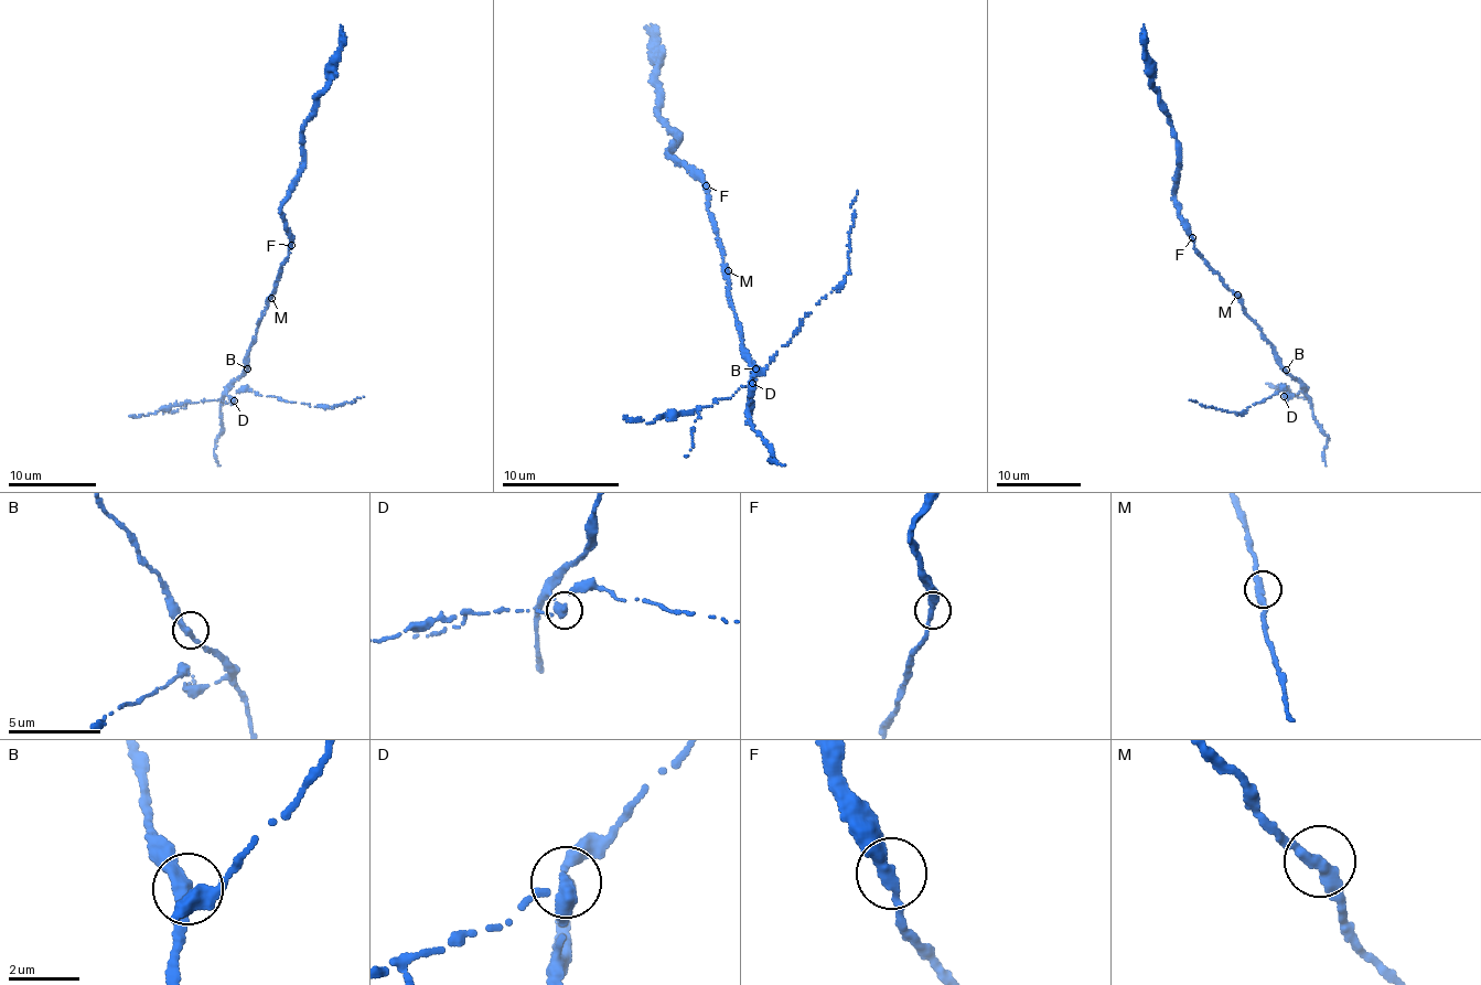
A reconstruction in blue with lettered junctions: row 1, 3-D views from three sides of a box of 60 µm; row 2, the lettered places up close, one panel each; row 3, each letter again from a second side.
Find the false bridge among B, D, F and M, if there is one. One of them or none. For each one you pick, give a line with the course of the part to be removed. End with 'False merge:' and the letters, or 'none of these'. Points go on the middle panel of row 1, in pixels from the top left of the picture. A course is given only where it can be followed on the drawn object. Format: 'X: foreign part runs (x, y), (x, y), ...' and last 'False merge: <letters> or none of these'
D: foreign part runs (752, 382), (793, 336), (800, 322), (845, 279), (849, 269), (850, 204), (857, 191)
False merge: D

